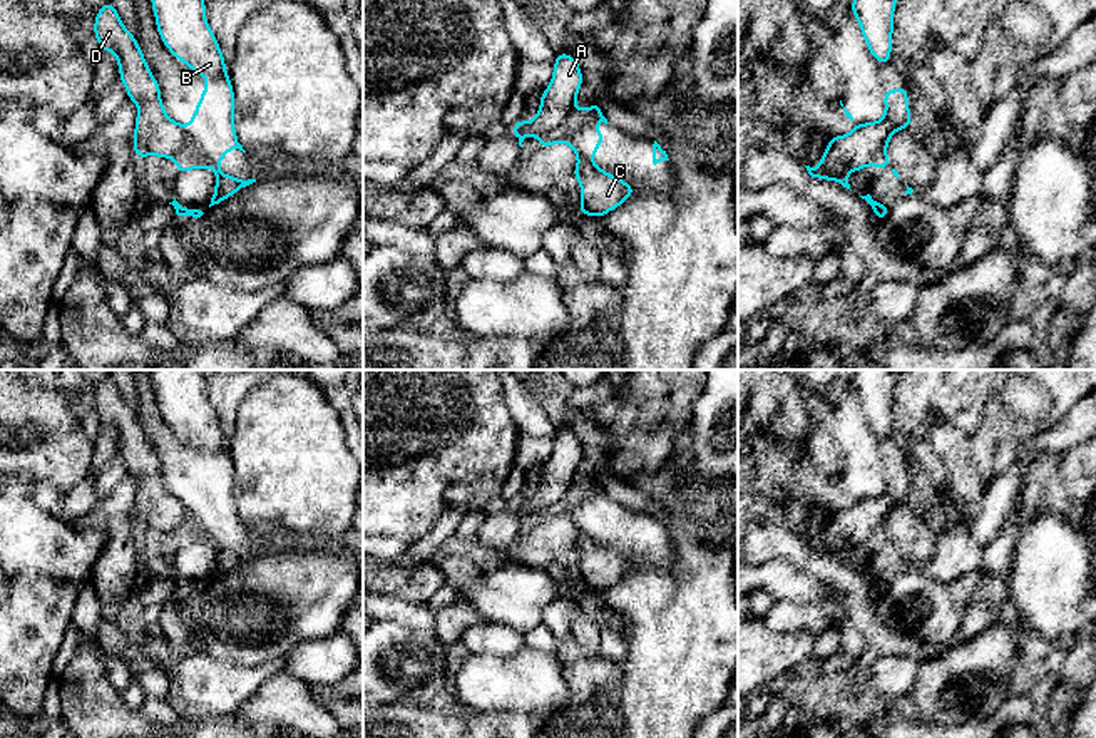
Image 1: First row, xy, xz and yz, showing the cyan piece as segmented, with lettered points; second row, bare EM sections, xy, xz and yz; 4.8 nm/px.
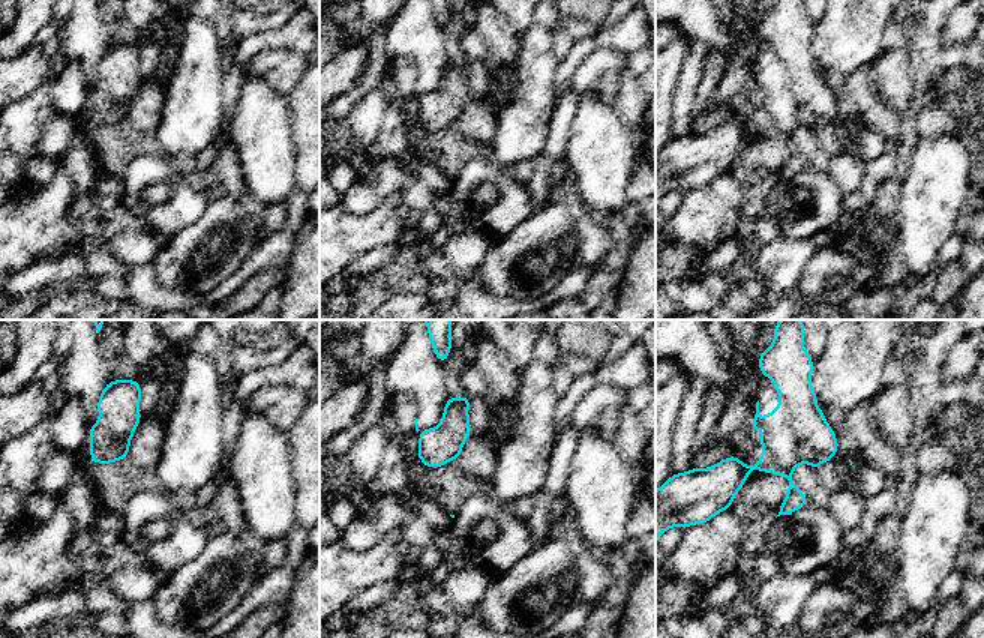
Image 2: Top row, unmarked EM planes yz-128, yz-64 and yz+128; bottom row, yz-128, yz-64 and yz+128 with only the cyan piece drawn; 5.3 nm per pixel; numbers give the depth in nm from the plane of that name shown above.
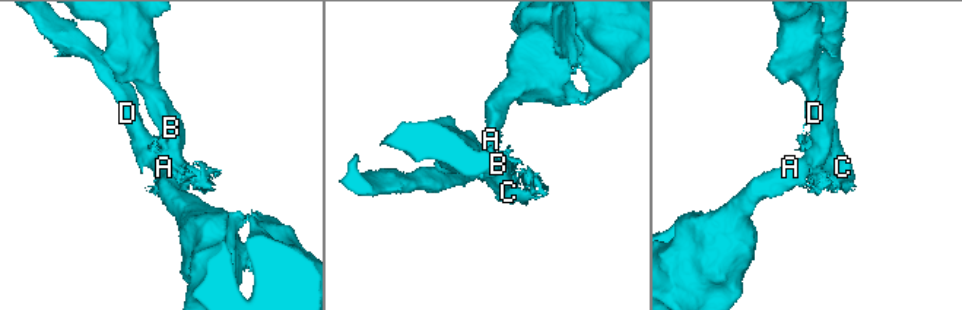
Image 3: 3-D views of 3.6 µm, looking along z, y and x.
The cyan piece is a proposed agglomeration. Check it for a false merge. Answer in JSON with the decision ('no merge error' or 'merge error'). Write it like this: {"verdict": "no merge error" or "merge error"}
{"verdict": "merge error"}

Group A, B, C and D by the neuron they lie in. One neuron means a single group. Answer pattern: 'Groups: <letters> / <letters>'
Groups: A D / B C

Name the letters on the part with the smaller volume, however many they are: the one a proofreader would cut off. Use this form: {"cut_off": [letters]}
{"cut_off": ["A", "D"]}

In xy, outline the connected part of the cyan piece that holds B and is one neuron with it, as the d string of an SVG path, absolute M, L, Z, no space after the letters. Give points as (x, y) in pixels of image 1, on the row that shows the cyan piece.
M151 0L156 27L162 44L167 50L189 69L192 69L199 77L207 77L201 99L194 109L191 122L181 126L184 132L184 144L176 156L166 157L177 164L177 174L187 172L191 169L211 167L216 176L216 187L211 197L211 206L219 204L231 197L239 189L256 182L256 179L239 179L228 176L219 169L219 161L226 157L231 149L243 149L236 137L234 129L234 90L226 72L224 55L219 49L219 42L213 33L206 20L206 2L204 0Z

